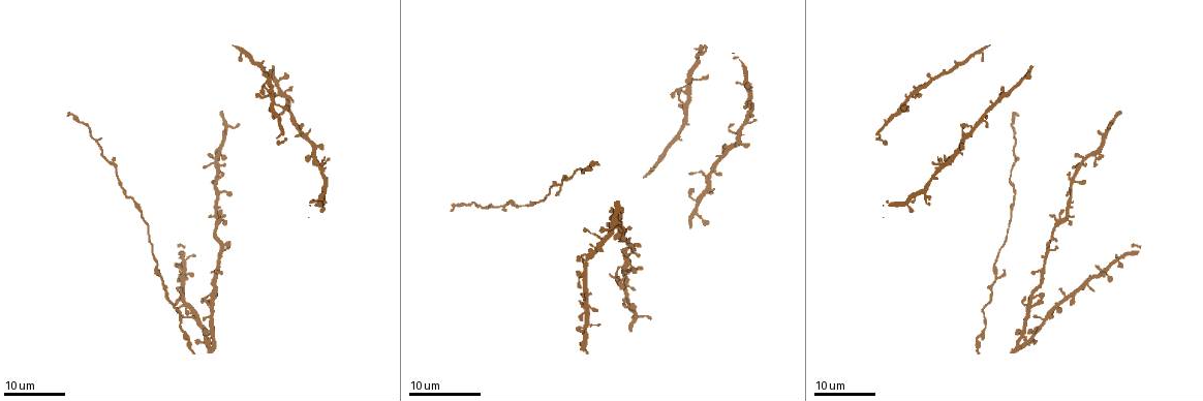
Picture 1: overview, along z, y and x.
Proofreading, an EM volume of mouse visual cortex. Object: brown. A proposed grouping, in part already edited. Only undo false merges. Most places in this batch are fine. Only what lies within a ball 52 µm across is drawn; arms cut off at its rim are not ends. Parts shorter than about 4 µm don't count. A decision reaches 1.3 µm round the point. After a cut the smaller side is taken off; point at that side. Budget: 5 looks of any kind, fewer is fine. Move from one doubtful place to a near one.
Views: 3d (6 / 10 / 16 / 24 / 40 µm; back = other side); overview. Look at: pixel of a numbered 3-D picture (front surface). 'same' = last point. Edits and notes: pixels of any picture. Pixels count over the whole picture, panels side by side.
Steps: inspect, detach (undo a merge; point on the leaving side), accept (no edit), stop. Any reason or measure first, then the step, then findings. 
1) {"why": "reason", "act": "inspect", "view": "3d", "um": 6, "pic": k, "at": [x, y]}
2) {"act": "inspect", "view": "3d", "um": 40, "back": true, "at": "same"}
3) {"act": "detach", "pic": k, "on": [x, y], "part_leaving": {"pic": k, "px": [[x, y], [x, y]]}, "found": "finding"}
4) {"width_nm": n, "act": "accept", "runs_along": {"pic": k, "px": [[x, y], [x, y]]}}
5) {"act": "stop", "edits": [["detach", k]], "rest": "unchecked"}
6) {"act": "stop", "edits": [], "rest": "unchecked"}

{"why": "thick turns thin", "act": "inspect", "view": "3d", "um": 16, "pic": 1, "at": [117, 180]}

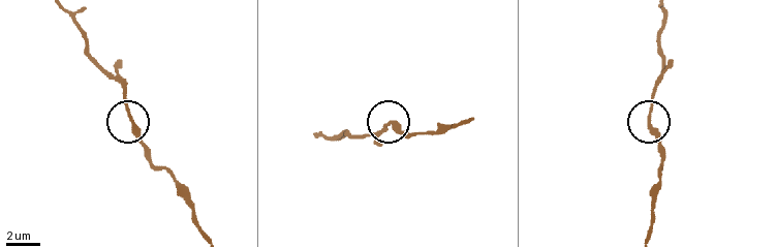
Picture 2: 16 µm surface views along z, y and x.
{"act": "inspect", "view": "3d", "um": 10, "pic": 2, "at": [651, 125]}

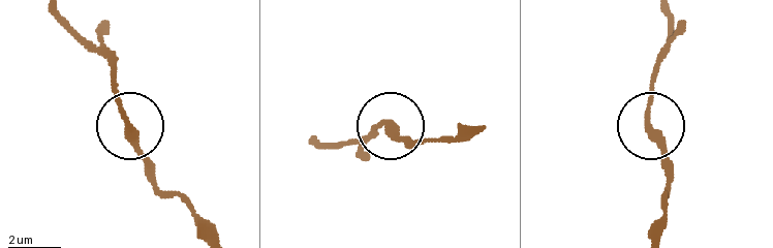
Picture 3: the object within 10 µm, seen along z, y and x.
{"width_nm": 260, "act": "accept", "runs_along": {"pic": 3, "px": [[653, 236], [667, 189], [667, 156], [646, 110], [653, 65]]}, "found": "continuous, no second neuron"}

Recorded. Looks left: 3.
{"why": "sudden change in width", "act": "inspect", "view": "3d", "um": 16, "pic": 1, "at": [141, 211]}

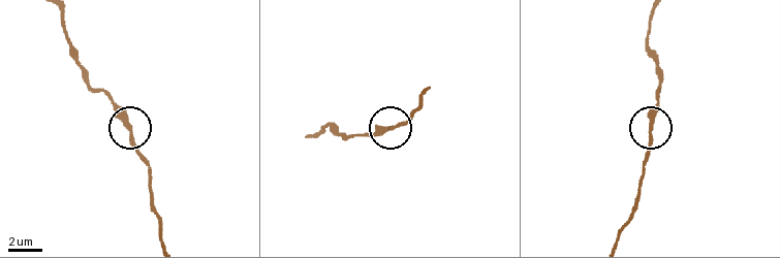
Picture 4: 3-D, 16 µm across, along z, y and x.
{"act": "inspect", "view": "3d", "um": 10, "pic": 4, "at": [130, 132]}

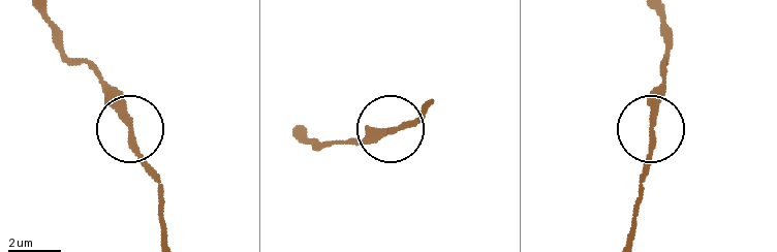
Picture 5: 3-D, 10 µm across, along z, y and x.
{"act": "inspect", "view": "3d", "um": 10, "back": true, "pic": 5, "at": [131, 130]}

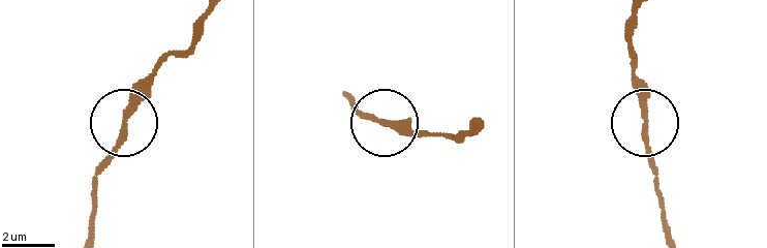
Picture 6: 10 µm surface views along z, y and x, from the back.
{"width_nm": 220, "act": "accept", "found": "continuous, no second neuron"}

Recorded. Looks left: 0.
{"act": "stop", "edits": [], "rest": "unchecked"}

